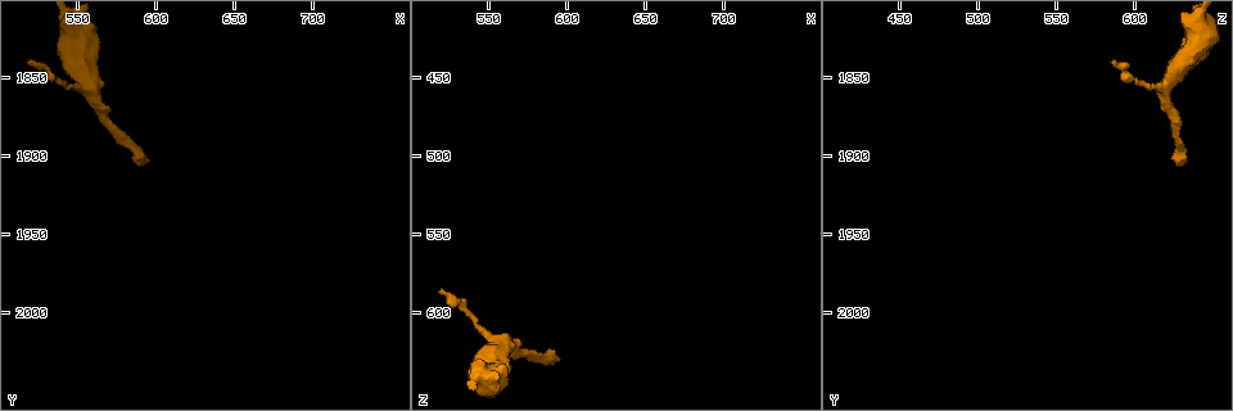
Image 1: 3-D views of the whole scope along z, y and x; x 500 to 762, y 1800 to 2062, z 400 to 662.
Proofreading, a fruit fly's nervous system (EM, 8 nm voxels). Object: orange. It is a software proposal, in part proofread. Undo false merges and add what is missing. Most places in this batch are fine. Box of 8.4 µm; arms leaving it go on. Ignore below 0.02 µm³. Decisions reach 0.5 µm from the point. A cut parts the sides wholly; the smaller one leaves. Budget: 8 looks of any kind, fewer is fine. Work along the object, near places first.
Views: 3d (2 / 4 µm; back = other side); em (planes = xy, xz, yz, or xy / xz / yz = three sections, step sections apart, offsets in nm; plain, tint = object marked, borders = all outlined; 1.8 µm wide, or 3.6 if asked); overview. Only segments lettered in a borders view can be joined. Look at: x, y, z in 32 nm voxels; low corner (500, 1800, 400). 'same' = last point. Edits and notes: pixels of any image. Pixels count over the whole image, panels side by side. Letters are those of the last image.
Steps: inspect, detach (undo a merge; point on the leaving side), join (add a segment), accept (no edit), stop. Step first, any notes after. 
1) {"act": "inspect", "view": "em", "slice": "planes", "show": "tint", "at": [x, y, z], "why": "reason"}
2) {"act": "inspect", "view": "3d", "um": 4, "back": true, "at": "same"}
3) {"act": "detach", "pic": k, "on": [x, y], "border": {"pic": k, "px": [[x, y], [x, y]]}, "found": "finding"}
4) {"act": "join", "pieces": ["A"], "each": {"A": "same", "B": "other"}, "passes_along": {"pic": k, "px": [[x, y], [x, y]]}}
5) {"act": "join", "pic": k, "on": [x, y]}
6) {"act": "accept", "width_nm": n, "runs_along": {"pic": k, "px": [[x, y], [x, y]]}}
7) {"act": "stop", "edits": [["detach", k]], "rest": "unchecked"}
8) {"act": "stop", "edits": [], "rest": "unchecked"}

{"act": "inspect", "view": "3d", "um": 2, "at": [594, 1904, 628], "why": "thin end"}

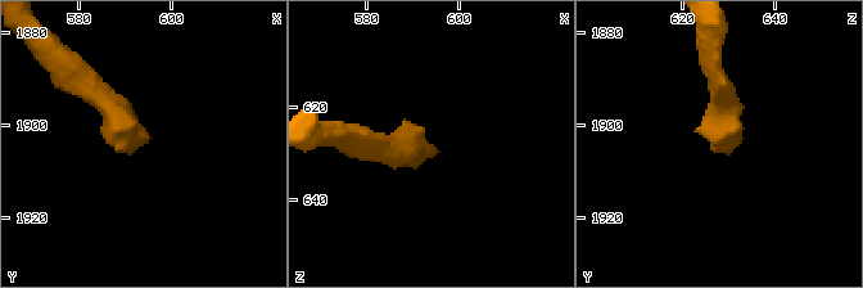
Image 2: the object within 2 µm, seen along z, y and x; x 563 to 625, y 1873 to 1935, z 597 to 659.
{"act": "inspect", "view": "em", "slice": "xy", "step": 8, "show": "tint", "at": [595, 1903, 631]}

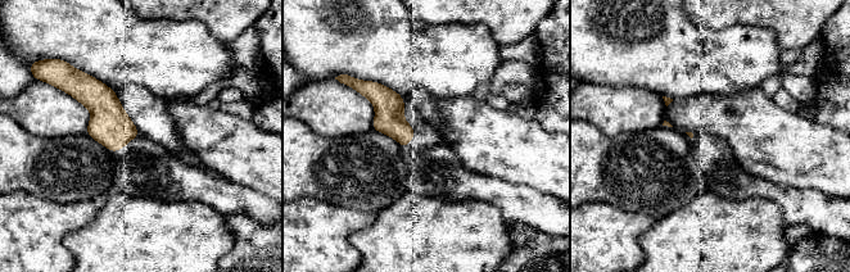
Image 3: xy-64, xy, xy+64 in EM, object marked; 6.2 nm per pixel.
{"act": "inspect", "view": "em", "slice": "xy", "step": 8, "show": "borders", "at": "same"}

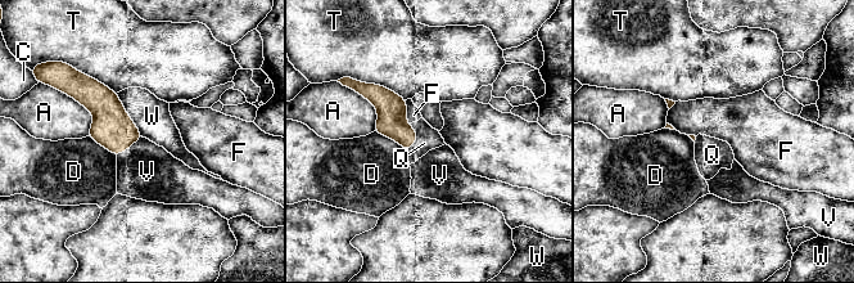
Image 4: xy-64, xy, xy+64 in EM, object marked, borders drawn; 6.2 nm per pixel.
{"act": "join", "pieces": ["Q"], "each": {"A": "other", "C": "other", "D": "other", "F": "other", "Q": "same", "T": "other", "V": "other", "W": "other"}, "found": "the neuron continues"}

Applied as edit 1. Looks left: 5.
{"act": "inspect", "view": "overview"}

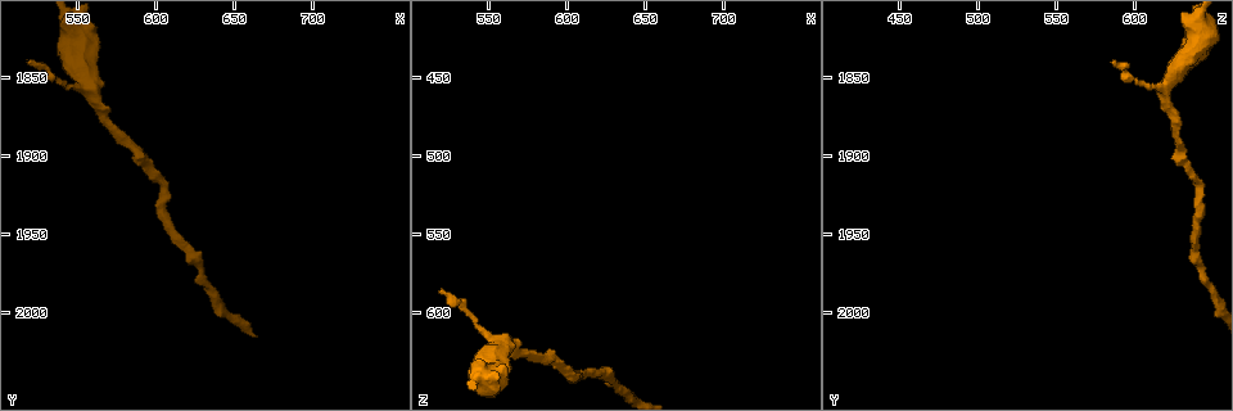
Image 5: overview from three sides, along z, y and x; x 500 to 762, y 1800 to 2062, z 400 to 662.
{"act": "inspect", "view": "em", "slice": "planes", "show": "borders", "at": [560, 1854, 622], "why": "calibre changes"}

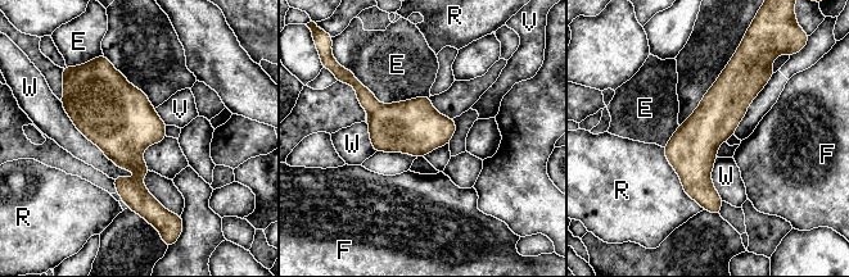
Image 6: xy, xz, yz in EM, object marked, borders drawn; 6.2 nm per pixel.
{"act": "accept", "longest_contact_nm": ["W", 700], "each": {"E": "other", "F": "other", "R": "other", "V": "other", "W": "other"}, "border": {"pic": 6, "px": [[59, 101], [89, 140], [138, 177]]}, "found": "all the same neuron"}

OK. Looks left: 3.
{"act": "inspect", "view": "em", "slice": "xy", "step": 8, "show": "borders", "at": [516, 1840, 588], "why": "free end"}

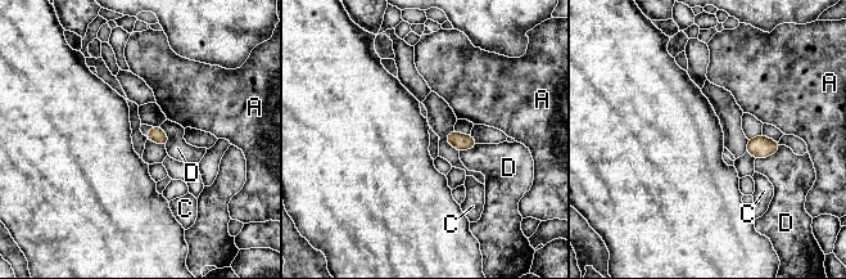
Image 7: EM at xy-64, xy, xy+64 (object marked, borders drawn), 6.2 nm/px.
{"act": "inspect", "view": "em", "slice": "planes", "show": "borders", "at": "same"}

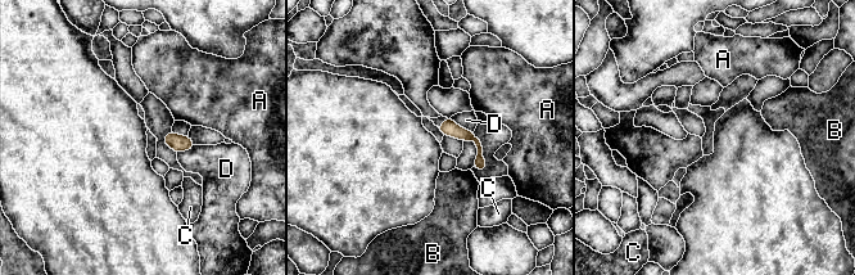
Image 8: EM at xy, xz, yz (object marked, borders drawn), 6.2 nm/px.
{"act": "accept", "each": {"A": "other", "B": "other", "C": "other", "D": "other"}, "border": {"pic": 8, "px": [[451, 117], [462, 127], [473, 131]]}, "found": "none of them fits"}

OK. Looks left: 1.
{"act": "stop", "edits": [["join", 4]], "rest": "unchecked"}

